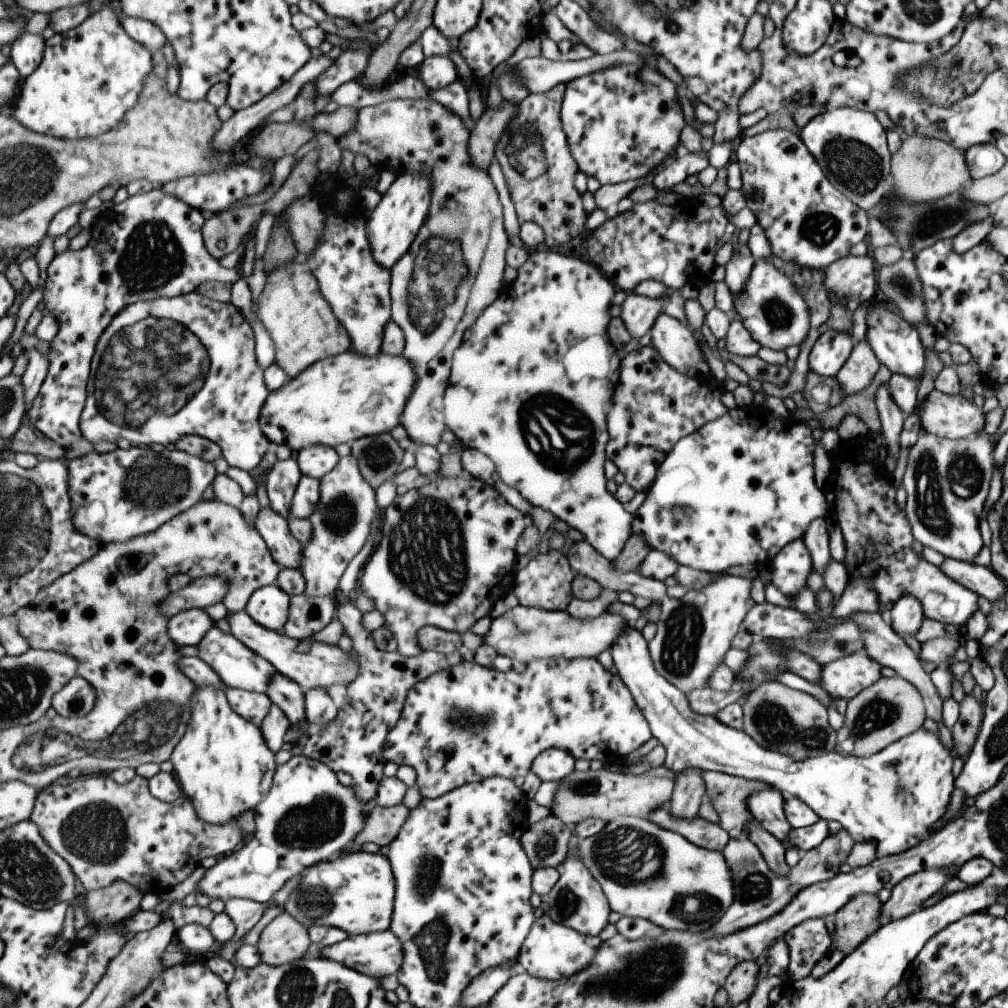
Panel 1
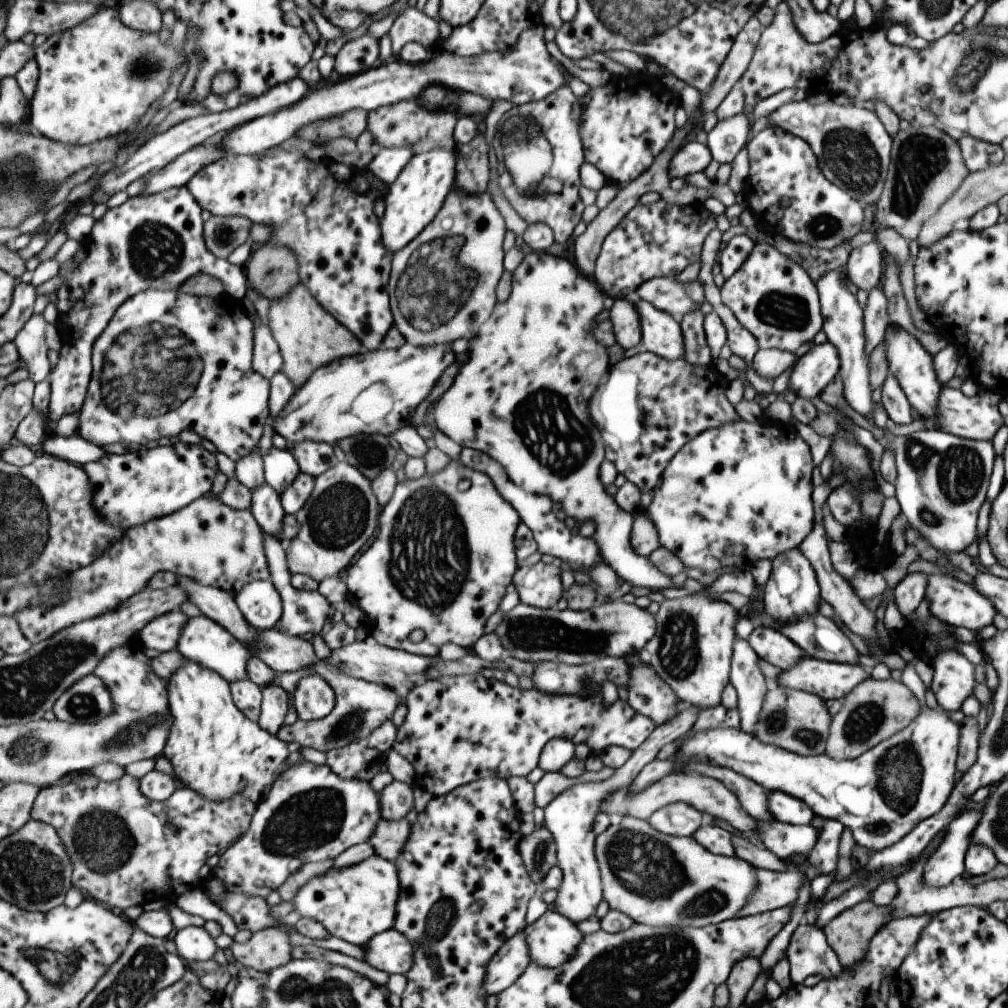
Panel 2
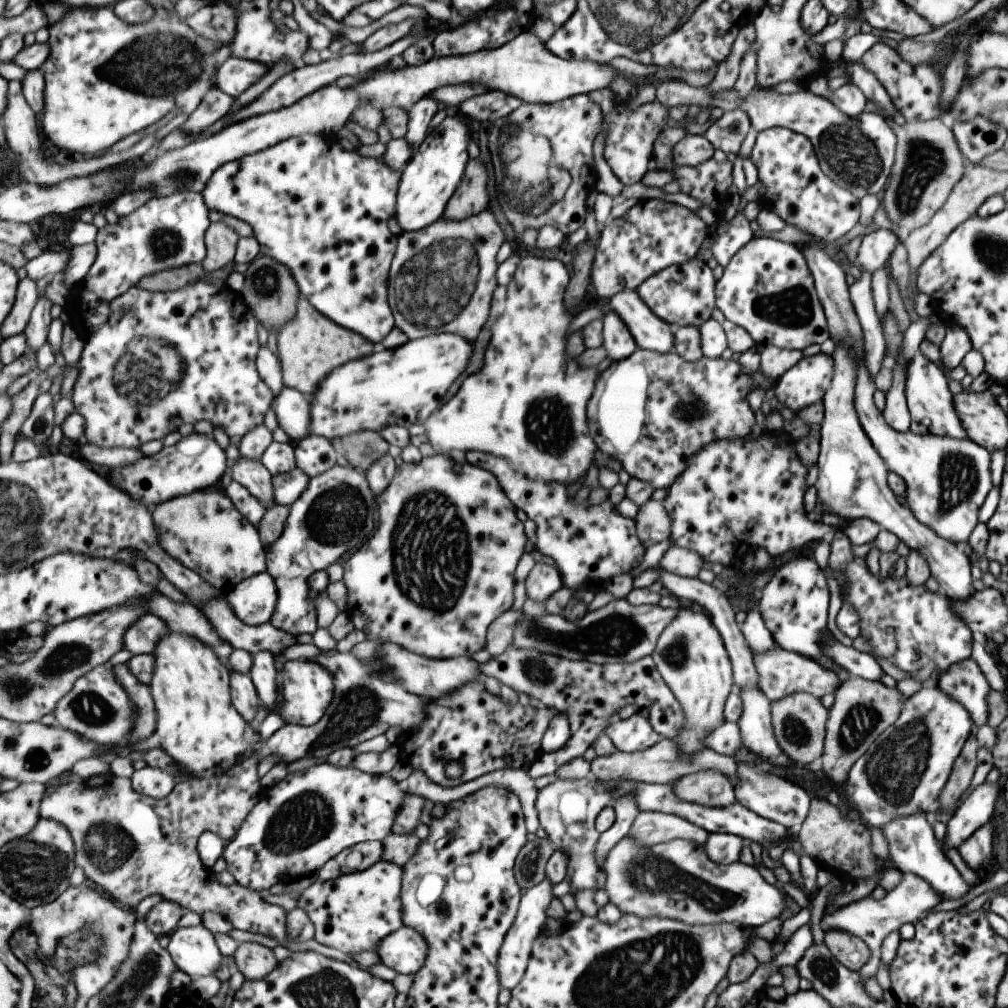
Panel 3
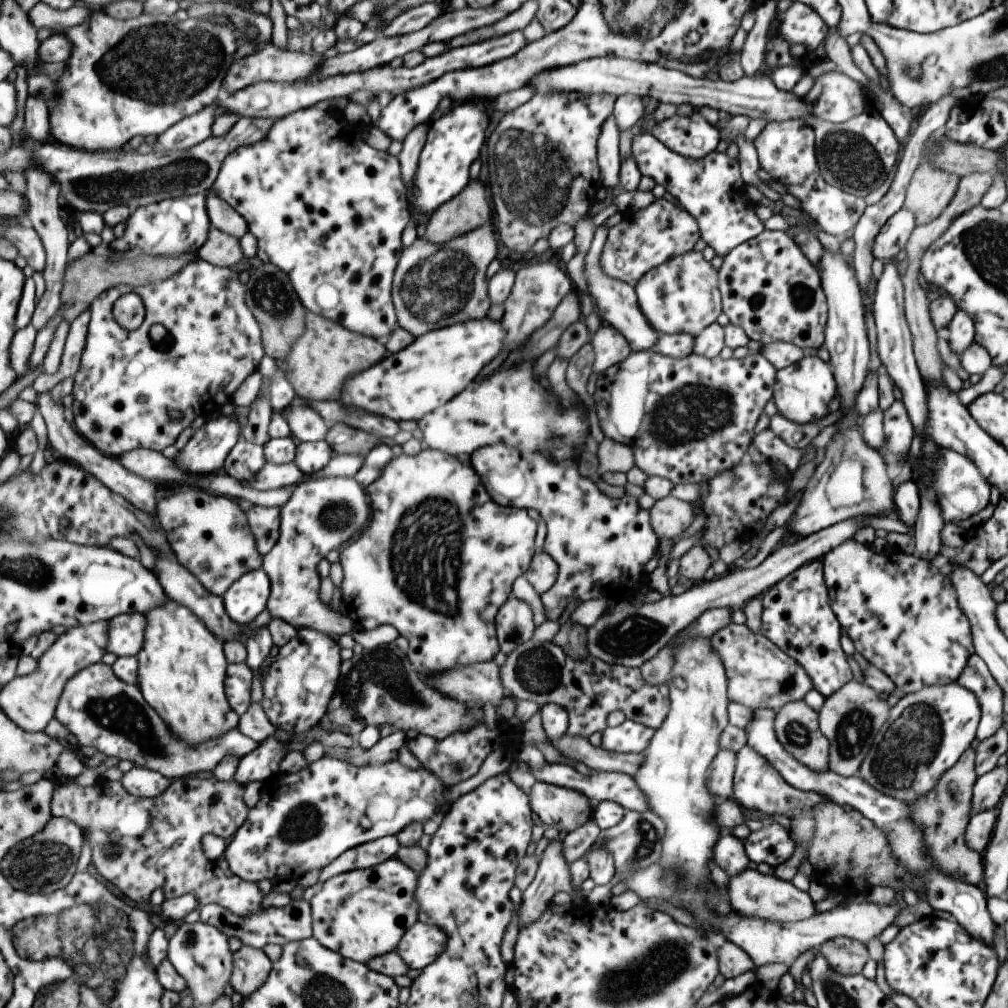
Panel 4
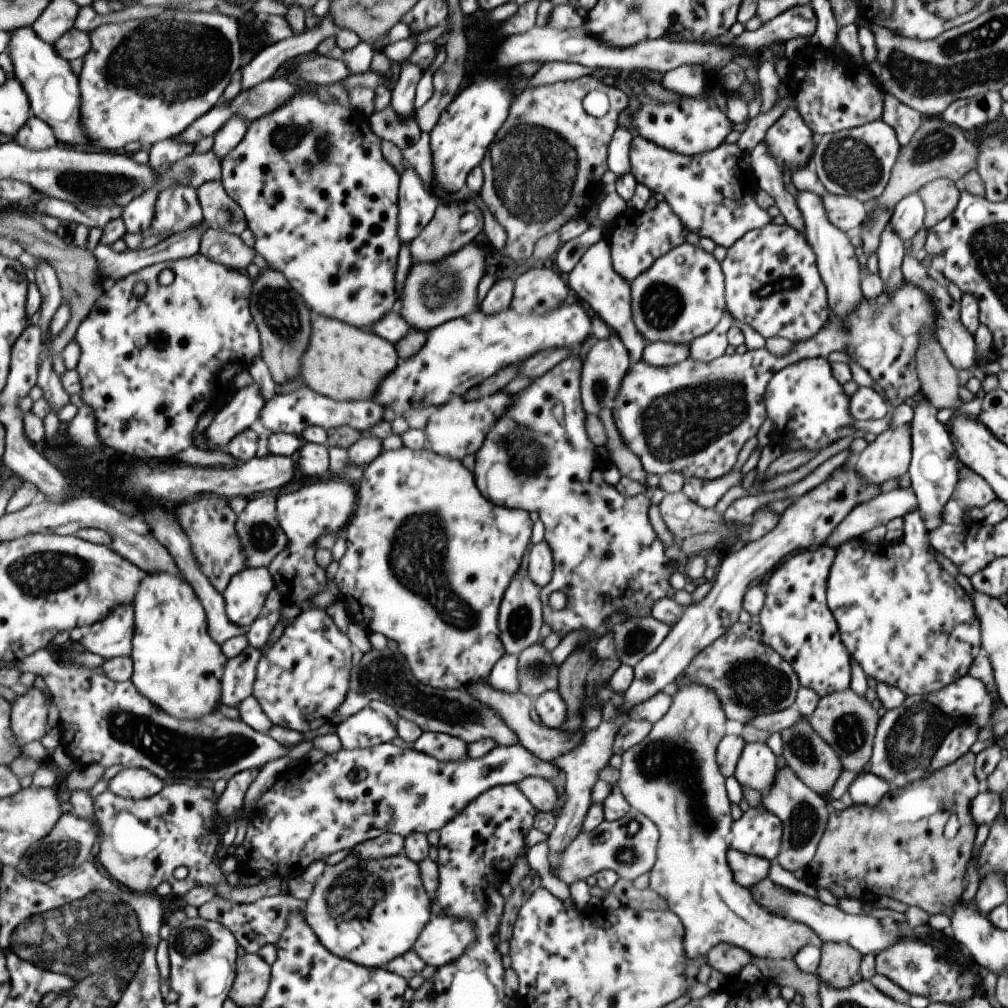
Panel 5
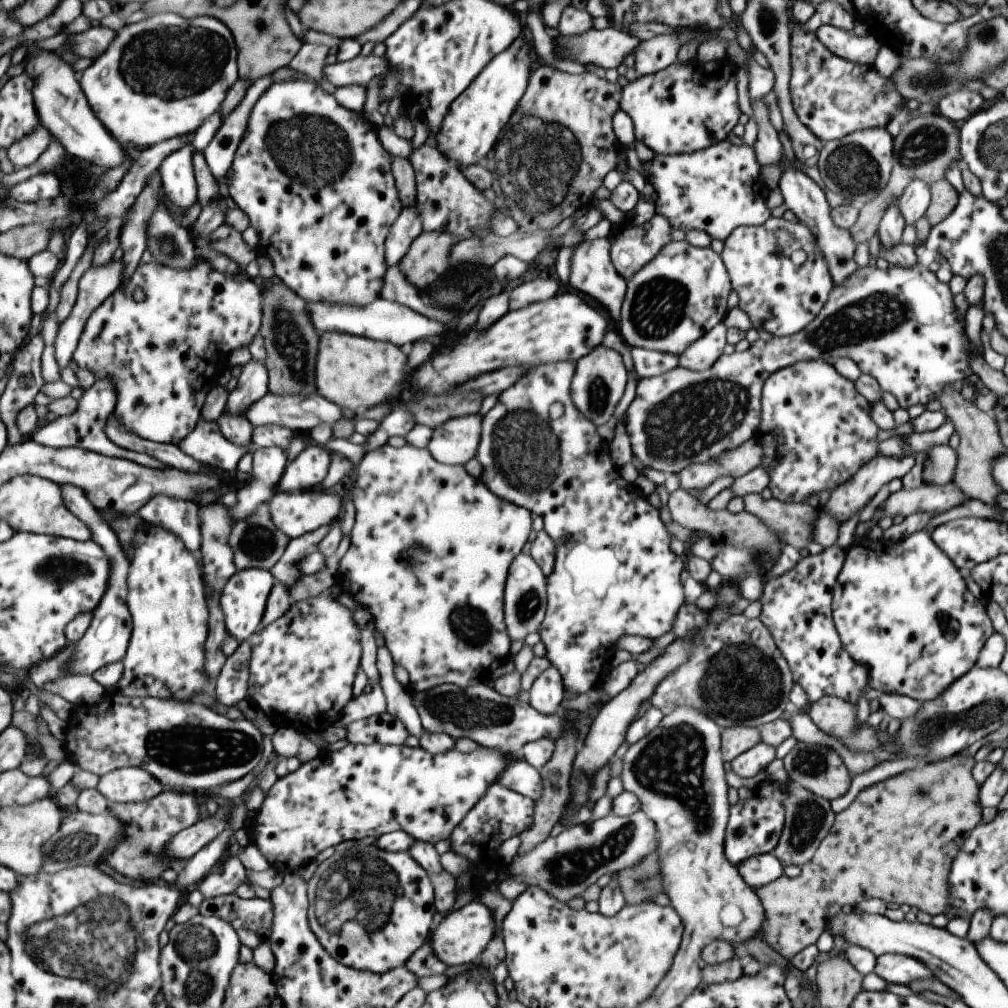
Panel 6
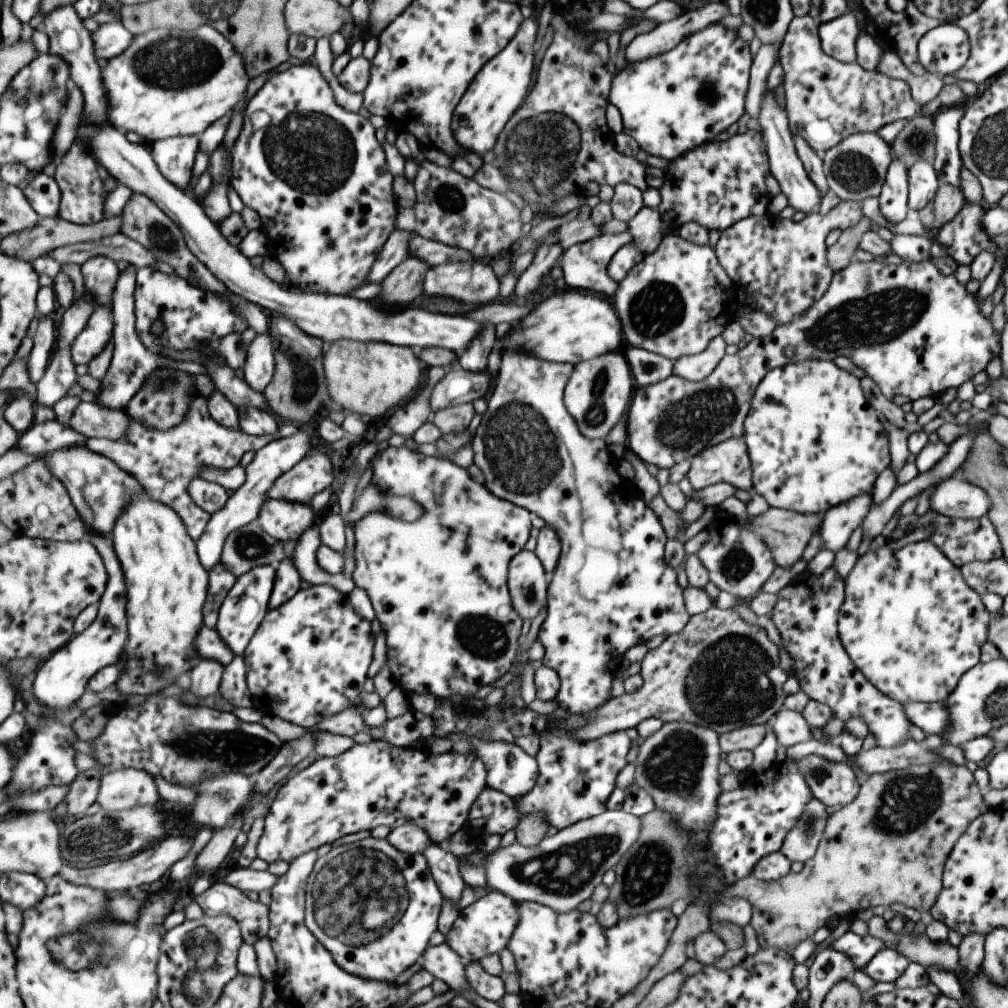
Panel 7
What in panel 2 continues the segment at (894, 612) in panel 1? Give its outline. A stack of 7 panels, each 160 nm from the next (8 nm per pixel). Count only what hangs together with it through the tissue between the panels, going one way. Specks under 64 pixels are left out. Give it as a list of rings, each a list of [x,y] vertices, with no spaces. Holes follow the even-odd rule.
[[[921,572],[905,574],[893,589],[893,597],[897,611],[902,616],[915,612],[919,602],[923,600],[927,586],[927,575]]]

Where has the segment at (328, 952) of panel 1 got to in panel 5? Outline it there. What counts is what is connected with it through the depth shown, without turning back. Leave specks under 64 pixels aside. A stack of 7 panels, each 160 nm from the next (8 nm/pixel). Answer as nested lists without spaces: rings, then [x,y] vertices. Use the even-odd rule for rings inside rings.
[[[433,915],[413,949],[426,964],[438,969],[456,961],[476,940],[475,925],[471,921]]]

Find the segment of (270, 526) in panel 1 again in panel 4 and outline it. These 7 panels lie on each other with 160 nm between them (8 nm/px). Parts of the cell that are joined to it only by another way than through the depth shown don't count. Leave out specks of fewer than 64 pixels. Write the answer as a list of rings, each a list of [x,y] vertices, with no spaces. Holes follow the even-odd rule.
[[[241,438],[229,453],[223,472],[243,482],[251,482],[267,464],[264,447]]]

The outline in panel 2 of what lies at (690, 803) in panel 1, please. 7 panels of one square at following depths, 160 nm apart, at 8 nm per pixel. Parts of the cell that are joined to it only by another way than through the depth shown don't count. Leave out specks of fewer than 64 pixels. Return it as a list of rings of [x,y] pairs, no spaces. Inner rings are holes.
[[[675,802],[653,812],[645,822],[661,834],[675,837],[691,837],[691,834],[704,823],[702,812],[693,806]]]

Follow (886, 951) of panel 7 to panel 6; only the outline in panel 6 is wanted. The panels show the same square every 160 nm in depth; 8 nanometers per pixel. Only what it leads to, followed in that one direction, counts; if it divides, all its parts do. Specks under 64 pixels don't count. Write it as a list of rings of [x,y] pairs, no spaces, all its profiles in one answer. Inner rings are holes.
[[[897,953],[876,957],[872,972],[892,985],[908,986],[916,978],[934,978],[932,970],[920,960]]]

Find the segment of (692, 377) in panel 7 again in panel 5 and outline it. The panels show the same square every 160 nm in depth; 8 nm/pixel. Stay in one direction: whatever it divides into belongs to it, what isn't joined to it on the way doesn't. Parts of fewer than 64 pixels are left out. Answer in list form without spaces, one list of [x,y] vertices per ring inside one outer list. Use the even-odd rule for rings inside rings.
[[[725,310],[717,324],[708,333],[694,338],[688,344],[688,356],[701,362],[709,362],[723,355],[728,344],[725,333],[730,327],[731,319],[730,314]]]

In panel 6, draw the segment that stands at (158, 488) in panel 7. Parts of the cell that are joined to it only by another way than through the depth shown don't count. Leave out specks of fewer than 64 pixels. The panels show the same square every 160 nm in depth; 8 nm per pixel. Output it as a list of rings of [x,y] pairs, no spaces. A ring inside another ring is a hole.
[[[200,420],[197,428],[177,446],[203,465],[213,467],[224,474],[237,473],[239,460],[246,452],[255,450],[254,444],[247,447],[233,444],[224,435],[217,420]],[[157,496],[141,510],[141,516],[149,524],[173,530],[173,534],[184,539],[190,551],[198,554],[203,538],[199,518],[200,507],[195,502],[183,502],[183,500],[173,500],[167,496]]]

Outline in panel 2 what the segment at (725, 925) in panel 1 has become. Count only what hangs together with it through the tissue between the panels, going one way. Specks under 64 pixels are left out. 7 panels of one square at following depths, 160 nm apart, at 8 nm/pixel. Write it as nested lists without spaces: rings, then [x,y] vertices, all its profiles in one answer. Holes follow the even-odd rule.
[[[807,862],[803,866],[801,870],[792,867],[785,872],[771,872],[753,867],[755,890],[751,892],[751,898],[747,900],[745,906],[742,906],[741,912],[735,914],[735,917],[752,916],[785,907],[787,904],[793,905],[801,884],[811,883],[815,876],[821,875],[819,868]]]

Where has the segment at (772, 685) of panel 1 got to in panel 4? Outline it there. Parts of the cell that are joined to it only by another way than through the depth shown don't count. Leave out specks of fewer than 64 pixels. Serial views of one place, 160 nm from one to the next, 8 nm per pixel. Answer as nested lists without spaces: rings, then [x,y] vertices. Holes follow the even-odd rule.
[[[803,699],[786,702],[774,713],[774,733],[782,747],[803,766],[819,772],[828,768],[828,742],[819,730],[818,713]]]

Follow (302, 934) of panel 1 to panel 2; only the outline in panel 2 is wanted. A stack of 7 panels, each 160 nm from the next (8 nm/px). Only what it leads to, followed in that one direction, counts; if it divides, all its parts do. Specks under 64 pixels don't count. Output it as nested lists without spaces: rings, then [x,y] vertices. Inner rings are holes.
[[[273,926],[255,933],[245,944],[233,942],[230,950],[239,966],[271,972],[293,959],[289,932]]]

